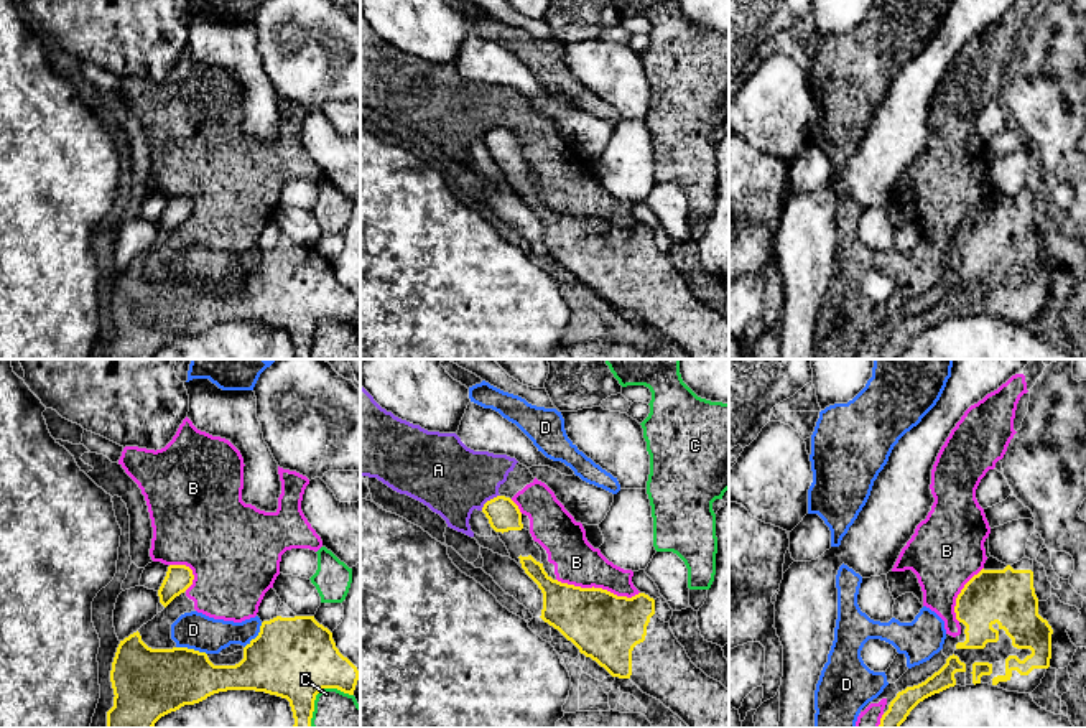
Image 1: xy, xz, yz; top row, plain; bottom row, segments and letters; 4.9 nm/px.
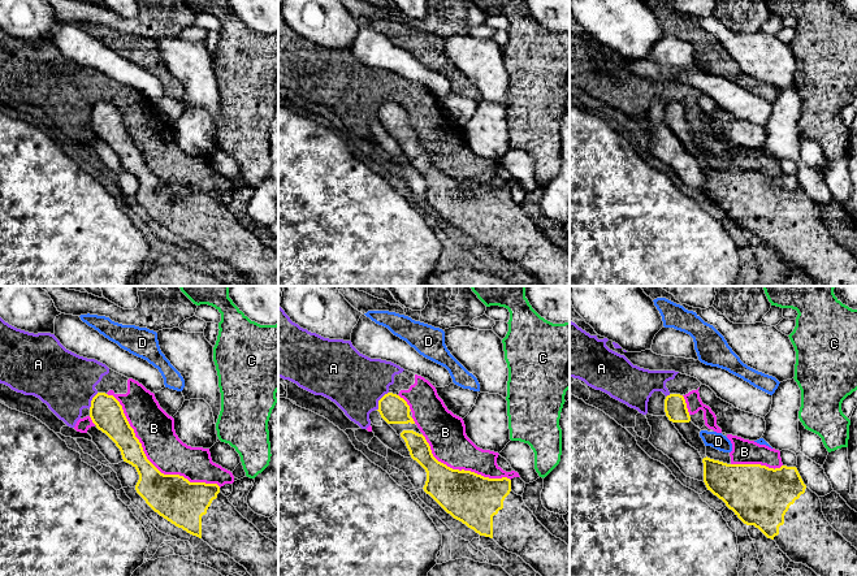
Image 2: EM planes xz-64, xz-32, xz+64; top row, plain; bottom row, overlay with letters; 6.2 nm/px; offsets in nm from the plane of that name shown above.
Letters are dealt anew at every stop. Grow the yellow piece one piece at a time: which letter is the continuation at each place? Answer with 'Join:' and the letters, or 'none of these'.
Join: none of these

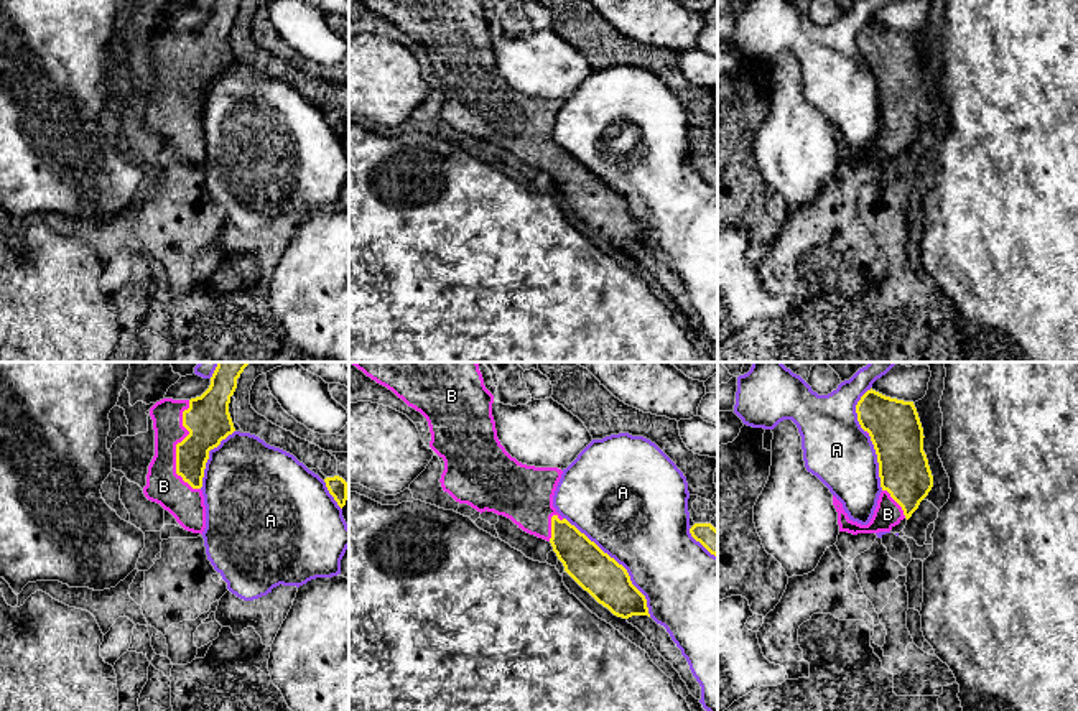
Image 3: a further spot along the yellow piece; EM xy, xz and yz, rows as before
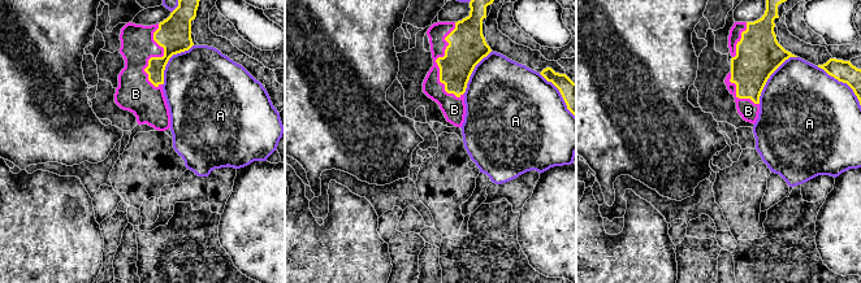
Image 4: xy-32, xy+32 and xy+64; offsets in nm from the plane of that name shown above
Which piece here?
Join: B

